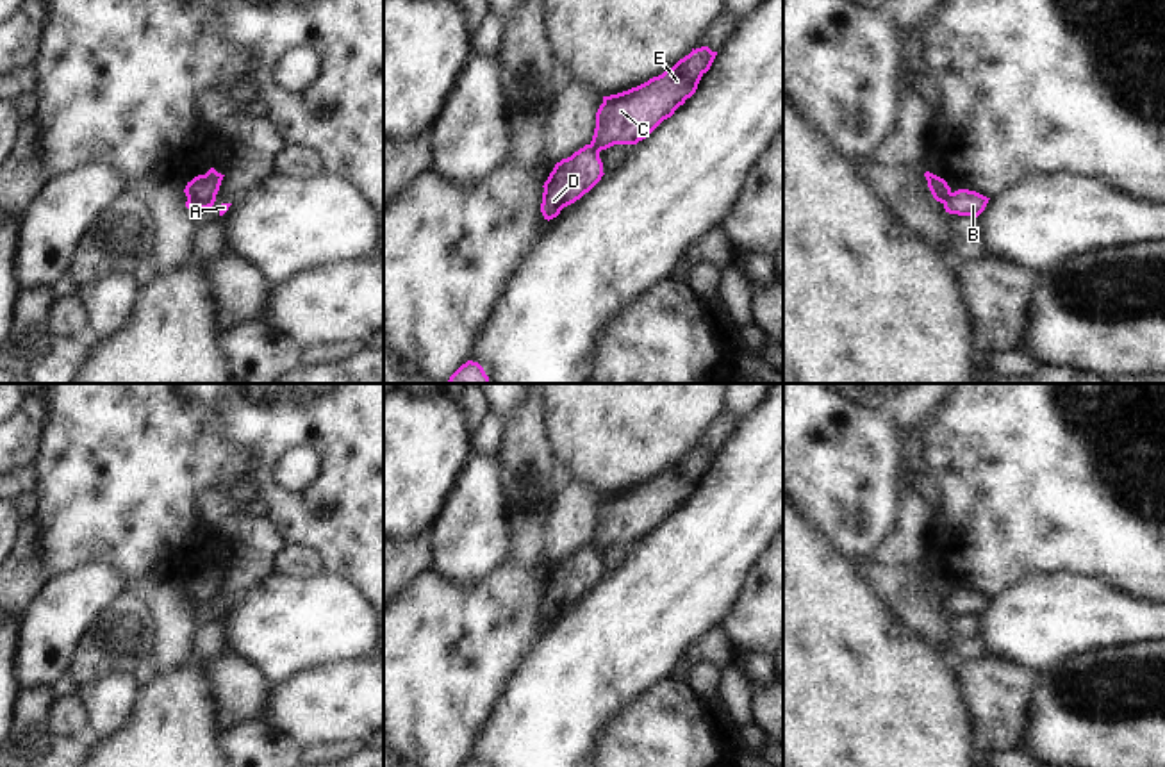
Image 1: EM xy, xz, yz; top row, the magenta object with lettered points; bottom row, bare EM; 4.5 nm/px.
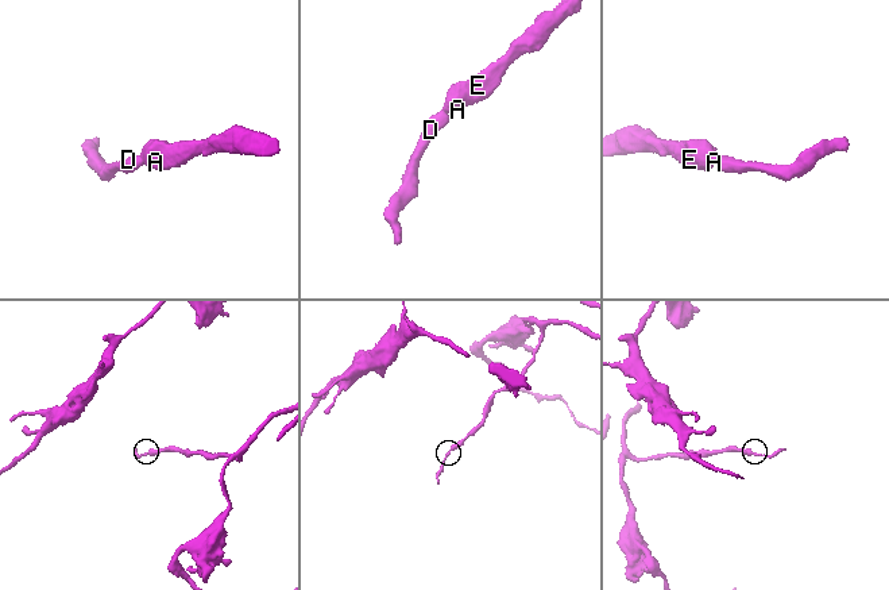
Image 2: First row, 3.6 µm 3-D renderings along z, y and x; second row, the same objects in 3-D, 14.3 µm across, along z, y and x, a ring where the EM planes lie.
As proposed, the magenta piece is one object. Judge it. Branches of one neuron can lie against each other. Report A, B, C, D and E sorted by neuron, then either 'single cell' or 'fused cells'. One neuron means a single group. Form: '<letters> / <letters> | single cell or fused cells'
A C E / B D | fused cells

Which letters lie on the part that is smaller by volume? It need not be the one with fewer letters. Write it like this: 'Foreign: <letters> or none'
Foreign: B, D

